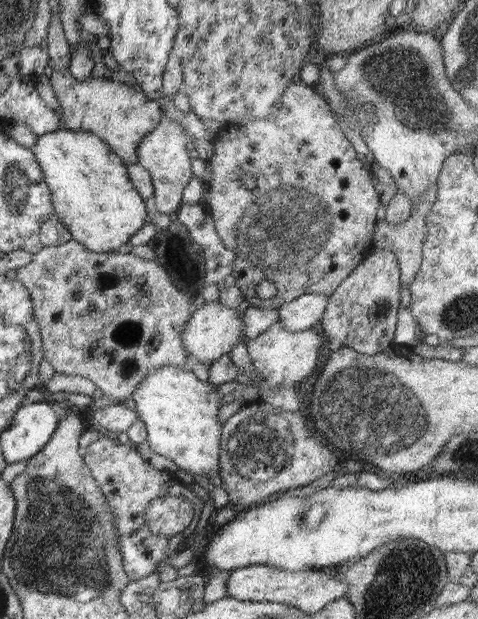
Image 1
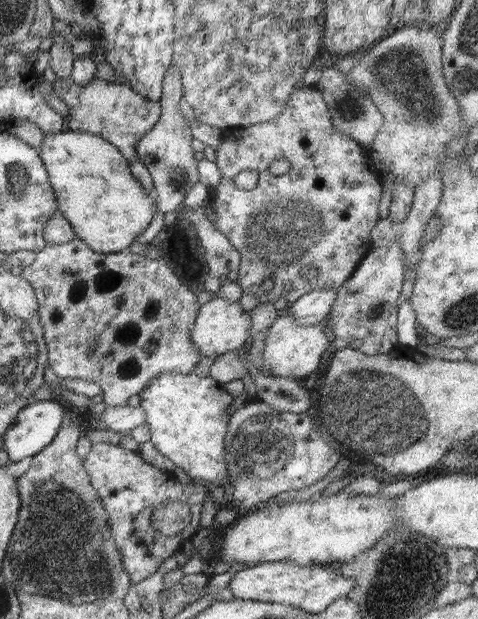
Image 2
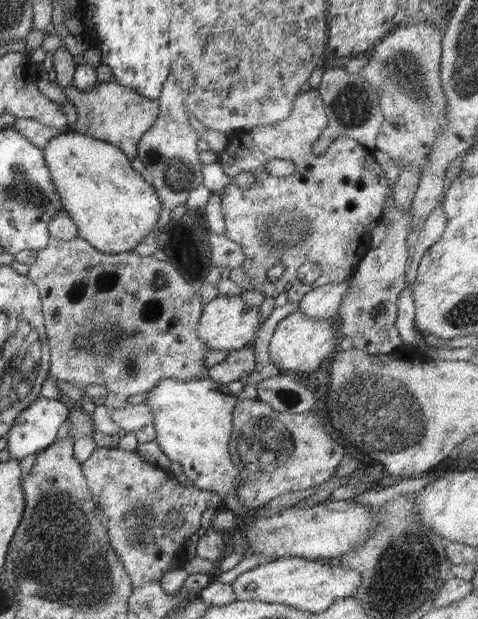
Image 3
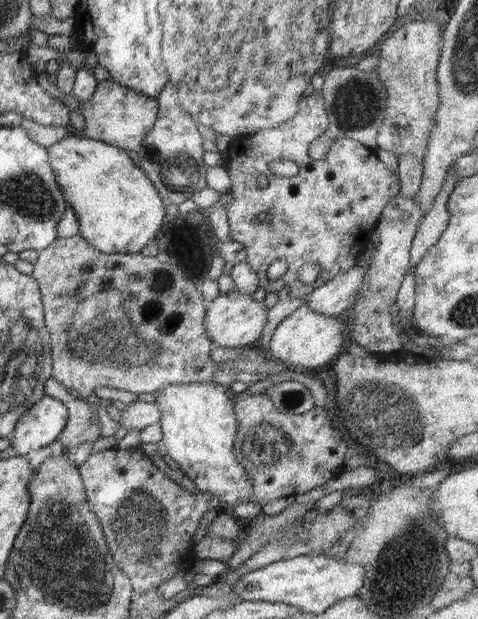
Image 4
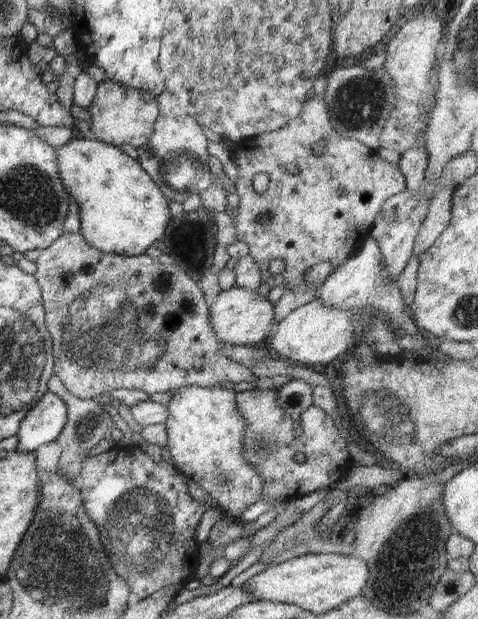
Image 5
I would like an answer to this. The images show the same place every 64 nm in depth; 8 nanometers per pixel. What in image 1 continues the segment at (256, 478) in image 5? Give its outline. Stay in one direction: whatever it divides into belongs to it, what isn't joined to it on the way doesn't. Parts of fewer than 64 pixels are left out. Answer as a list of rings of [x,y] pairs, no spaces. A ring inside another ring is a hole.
[[[160,366],[148,372],[142,382],[132,390],[130,398],[136,404],[136,413],[144,421],[150,448],[172,460],[179,469],[191,474],[212,473],[216,481],[220,467],[220,434],[222,424],[218,419],[222,396],[210,381],[202,382],[190,369],[180,366]]]

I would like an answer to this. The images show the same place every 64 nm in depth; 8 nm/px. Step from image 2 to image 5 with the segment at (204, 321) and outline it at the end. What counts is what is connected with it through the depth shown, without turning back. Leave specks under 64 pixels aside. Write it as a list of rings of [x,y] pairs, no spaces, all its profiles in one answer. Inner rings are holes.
[[[238,285],[221,291],[216,302],[210,304],[210,323],[216,337],[226,345],[262,345],[274,332],[274,304],[256,290]]]

